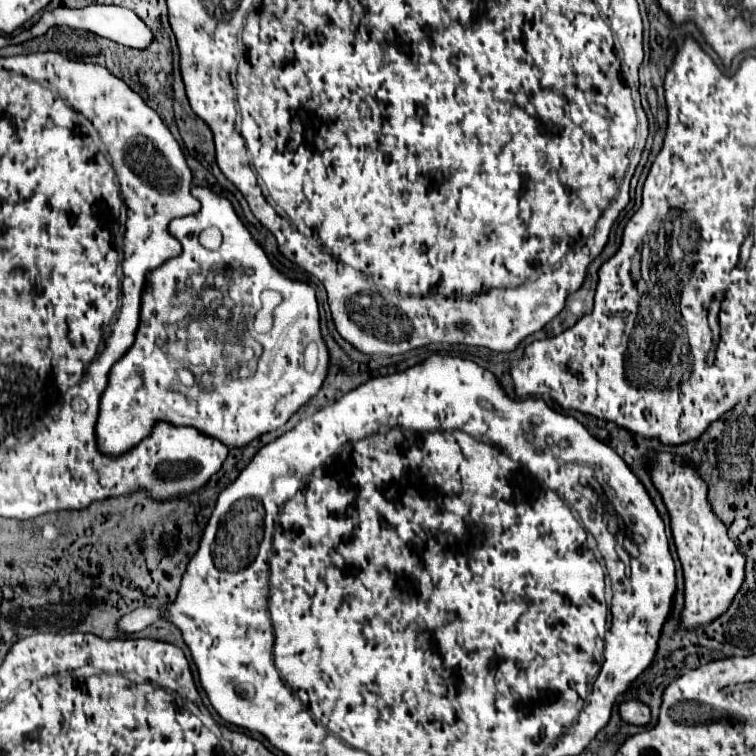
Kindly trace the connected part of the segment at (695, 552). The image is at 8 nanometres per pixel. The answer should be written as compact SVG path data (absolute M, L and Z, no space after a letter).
M655 454L649 458L651 464L651 478L655 488L661 492L663 502L669 510L671 516L671 530L675 538L675 546L683 564L683 574L685 574L685 610L683 610L683 626L685 628L697 628L699 624L707 624L719 614L727 610L731 604L733 596L741 588L743 576L745 576L745 558L737 550L735 542L727 536L727 528L723 522L713 514L709 502L707 502L707 484L699 480L697 472L691 466L685 466L679 456L673 454Z

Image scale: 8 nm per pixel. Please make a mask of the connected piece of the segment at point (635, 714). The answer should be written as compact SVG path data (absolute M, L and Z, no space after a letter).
M629 700L629 702L623 702L619 706L619 712L621 712L621 718L629 724L637 724L637 726L645 726L649 724L651 720L651 708L647 704L643 704L641 700Z

